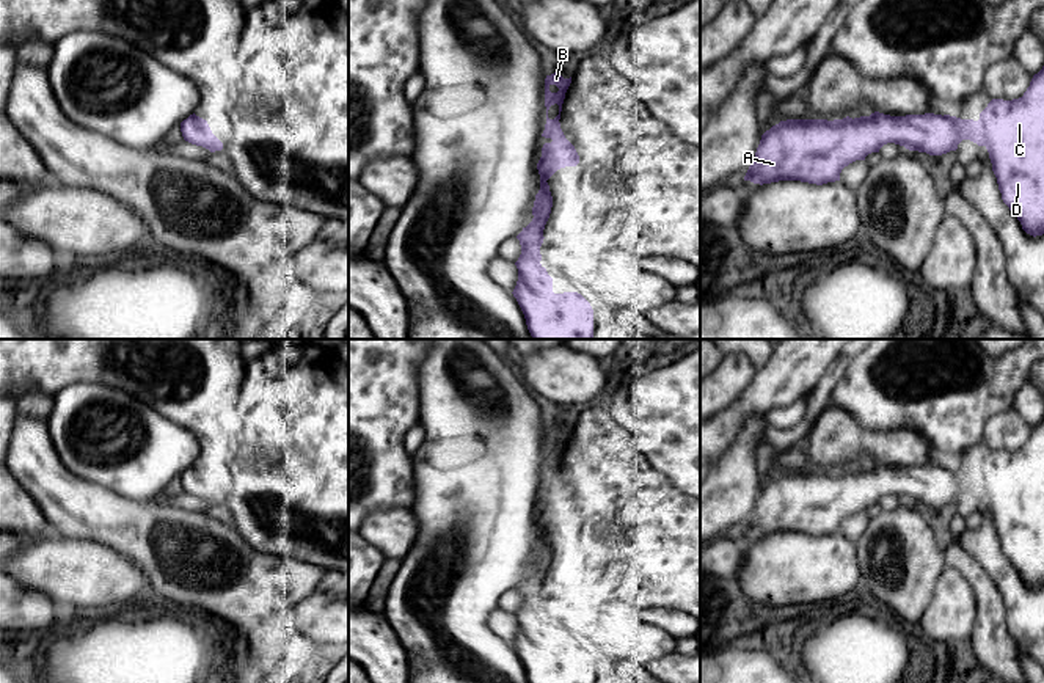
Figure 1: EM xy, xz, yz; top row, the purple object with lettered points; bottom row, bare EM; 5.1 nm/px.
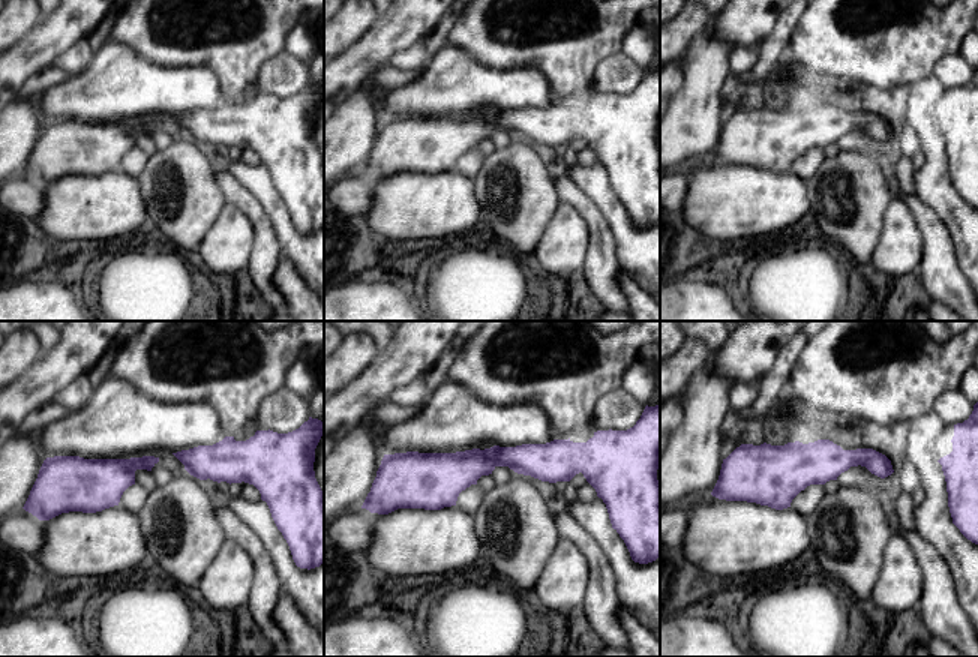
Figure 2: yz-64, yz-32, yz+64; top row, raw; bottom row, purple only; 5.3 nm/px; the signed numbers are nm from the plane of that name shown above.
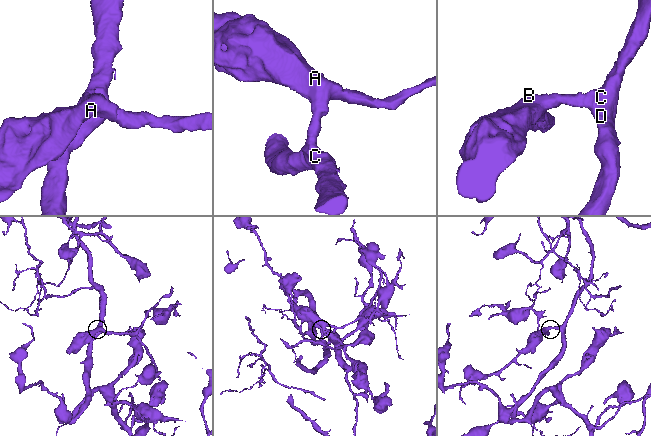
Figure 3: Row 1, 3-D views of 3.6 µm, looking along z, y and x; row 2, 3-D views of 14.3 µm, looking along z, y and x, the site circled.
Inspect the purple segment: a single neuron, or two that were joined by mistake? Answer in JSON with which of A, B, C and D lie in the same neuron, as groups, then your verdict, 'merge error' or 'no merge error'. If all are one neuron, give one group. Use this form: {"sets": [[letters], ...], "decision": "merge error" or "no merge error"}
{"sets": [["A", "B", "C", "D"]], "decision": "no merge error"}

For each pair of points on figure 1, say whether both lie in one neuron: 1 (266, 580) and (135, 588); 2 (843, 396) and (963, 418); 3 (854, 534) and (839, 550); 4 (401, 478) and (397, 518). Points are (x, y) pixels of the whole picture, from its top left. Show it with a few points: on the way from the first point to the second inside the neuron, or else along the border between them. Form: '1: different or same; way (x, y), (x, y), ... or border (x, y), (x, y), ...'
1: different; border (126, 556), (145, 577), (148, 600)
2: same; way (873, 396), (881, 396), (903, 407), (933, 407)
3: different; border (839, 533), (854, 542)
4: different; border (410, 507), (375, 509), (365, 518)

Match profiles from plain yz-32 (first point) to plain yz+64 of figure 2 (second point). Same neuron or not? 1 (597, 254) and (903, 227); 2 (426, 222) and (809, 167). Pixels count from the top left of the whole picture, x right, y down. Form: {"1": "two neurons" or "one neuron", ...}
{"1": "two neurons", "2": "two neurons"}

